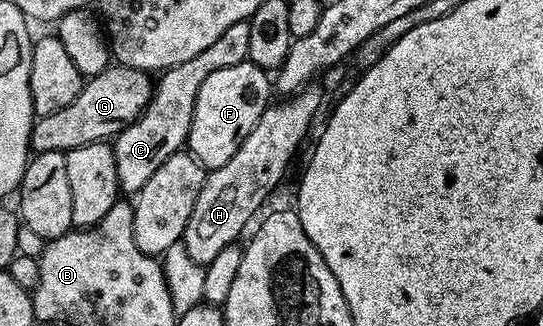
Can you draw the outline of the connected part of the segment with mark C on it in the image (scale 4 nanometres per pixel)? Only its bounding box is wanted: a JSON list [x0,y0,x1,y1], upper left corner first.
[112,21,250,195]

